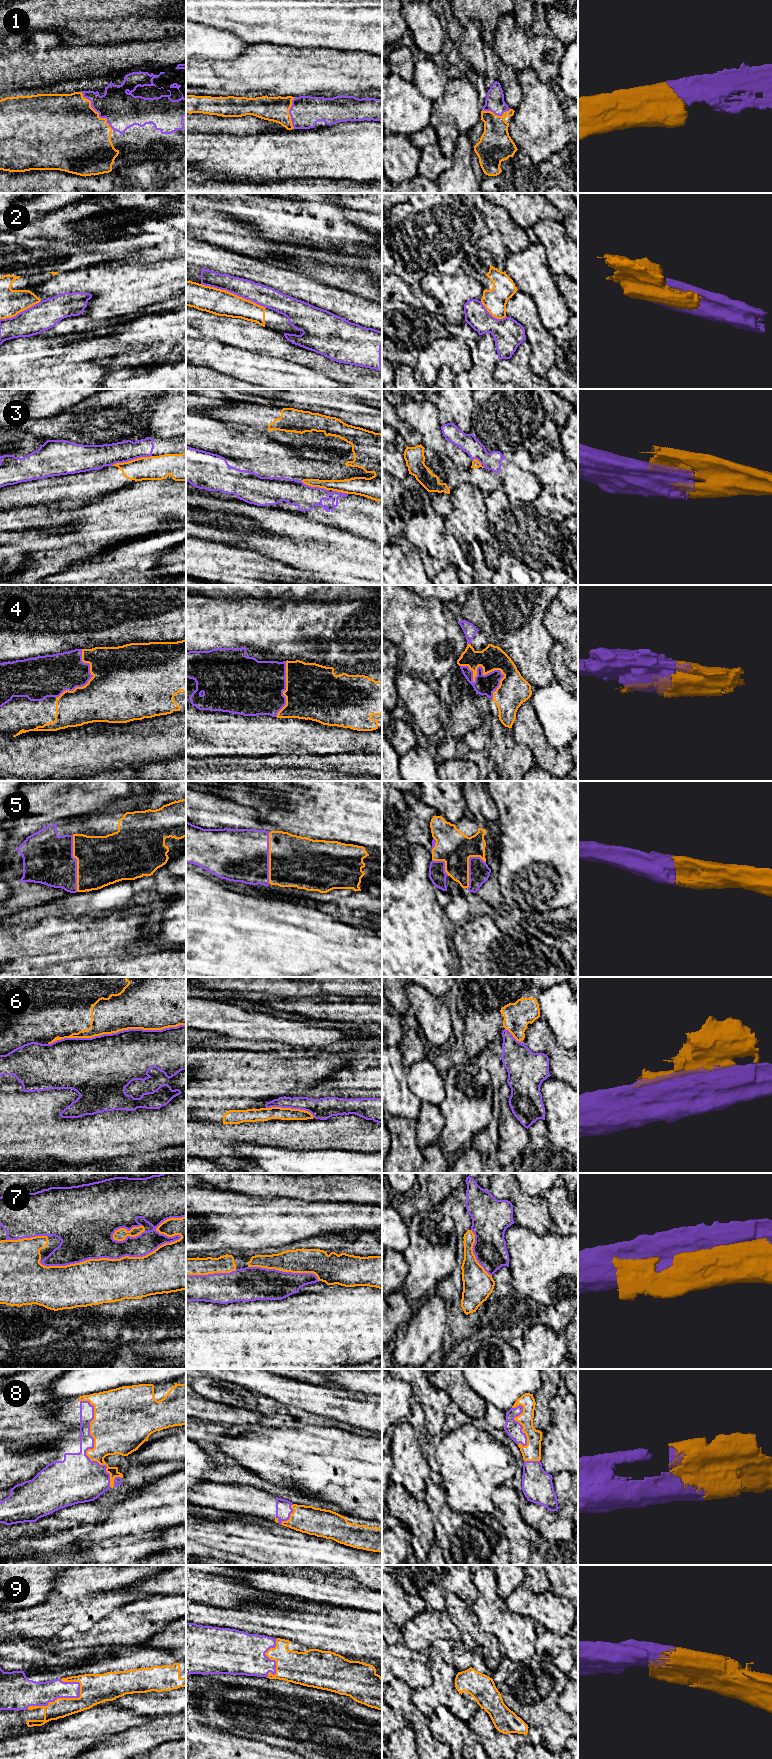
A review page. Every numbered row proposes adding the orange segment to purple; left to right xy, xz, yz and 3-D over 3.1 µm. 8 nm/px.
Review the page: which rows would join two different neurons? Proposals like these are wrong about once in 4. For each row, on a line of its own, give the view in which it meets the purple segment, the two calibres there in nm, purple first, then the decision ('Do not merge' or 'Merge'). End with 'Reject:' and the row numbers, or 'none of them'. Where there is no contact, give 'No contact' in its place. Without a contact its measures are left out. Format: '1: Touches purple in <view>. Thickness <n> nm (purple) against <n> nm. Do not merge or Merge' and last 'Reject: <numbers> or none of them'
1: Touches purple in xy. Thickness 300 nm (purple) against 500 nm. Merge
2: Touches purple in xz. Thickness 160 nm (purple) against 200 nm. Do not merge
3: Touches purple in xy. Thickness 180 nm (purple) against 190 nm. Do not merge
4: Touches purple in yz. Thickness 160 nm (purple) against 240 nm. Merge
5: Touches purple in xy. Thickness 400 nm (purple) against 400 nm. Merge
6: Touches purple in xy. Thickness 460 nm (purple) against 360 nm. Do not merge
7: Touches purple in xy. Thickness 170 nm (purple) against 360 nm. Do not merge
8: Touches purple in xy. Thickness 300 nm (purple) against 420 nm. Merge
9: Touches purple in xy. Thickness 200 nm (purple) against 180 nm. Merge
Reject: 2, 3, 6, 7

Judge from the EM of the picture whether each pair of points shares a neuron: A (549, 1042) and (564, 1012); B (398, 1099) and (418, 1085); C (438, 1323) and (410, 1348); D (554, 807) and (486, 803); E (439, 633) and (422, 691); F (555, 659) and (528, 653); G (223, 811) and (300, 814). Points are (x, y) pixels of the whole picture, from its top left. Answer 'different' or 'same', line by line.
A: different
B: different
C: same
D: different
E: different
F: different
G: different

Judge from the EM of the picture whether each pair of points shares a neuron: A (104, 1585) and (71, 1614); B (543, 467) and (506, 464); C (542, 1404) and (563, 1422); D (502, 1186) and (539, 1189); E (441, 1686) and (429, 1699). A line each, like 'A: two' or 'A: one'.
A: one
B: two
C: two
D: two
E: one

